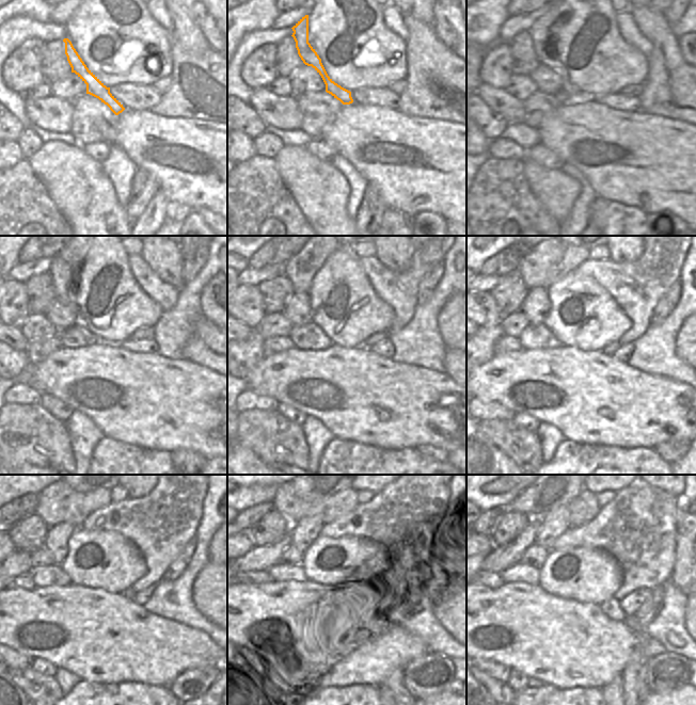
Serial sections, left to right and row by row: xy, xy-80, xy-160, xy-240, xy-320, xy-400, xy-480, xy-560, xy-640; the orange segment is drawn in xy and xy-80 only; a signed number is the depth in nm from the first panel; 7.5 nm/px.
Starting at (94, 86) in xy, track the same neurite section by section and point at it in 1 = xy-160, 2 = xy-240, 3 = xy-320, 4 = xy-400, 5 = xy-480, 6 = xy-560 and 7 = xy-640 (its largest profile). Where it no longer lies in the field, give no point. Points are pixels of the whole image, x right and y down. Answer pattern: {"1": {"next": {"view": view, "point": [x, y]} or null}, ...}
{"1": {"next": {"view": "xy-160", "point": [549, 57]}}, "2": {"next": {"view": "xy-240", "point": [64, 265]}}, "3": {"next": {"view": "xy-320", "point": [301, 269]}}, "4": {"next": {"view": "xy-400", "point": [549, 261]}}, "5": {"next": {"view": "xy-480", "point": [59, 502]}}, "6": {"next": {"view": "xy-560", "point": [286, 501]}}, "7": {"next": {"view": "xy-640", "point": [584, 508]}}}

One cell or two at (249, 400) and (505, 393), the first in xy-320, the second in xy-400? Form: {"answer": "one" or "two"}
{"answer": "two"}

